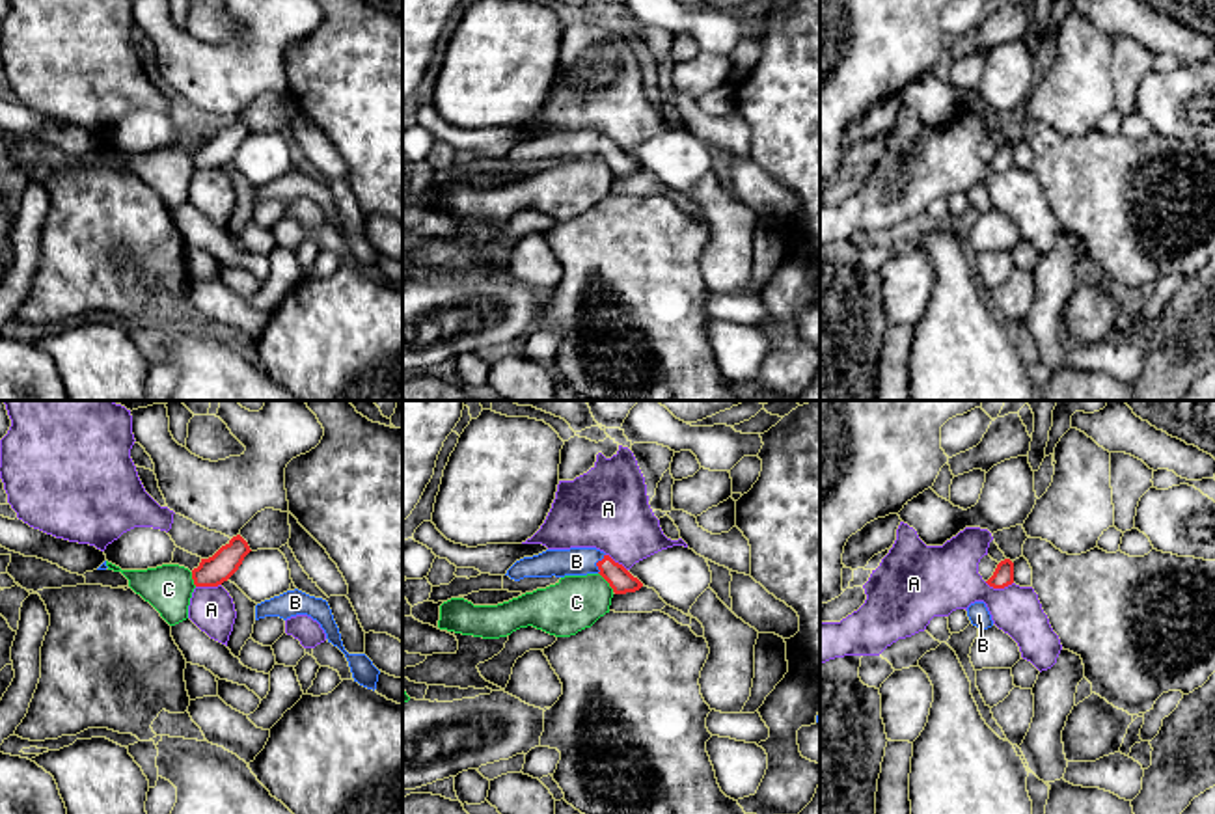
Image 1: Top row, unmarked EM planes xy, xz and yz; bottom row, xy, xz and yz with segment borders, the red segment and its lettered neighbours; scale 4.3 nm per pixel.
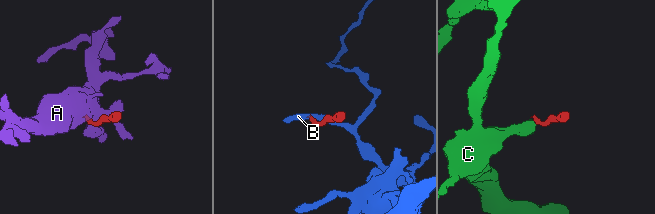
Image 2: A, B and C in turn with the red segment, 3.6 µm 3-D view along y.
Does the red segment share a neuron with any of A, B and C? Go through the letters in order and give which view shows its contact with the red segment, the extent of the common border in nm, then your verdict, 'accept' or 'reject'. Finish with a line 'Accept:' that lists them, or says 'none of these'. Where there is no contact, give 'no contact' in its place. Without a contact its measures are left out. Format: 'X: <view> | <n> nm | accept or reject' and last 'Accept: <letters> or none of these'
A: yz | 130 nm | reject
B: xz | 90 nm | reject
C: xz | 110 nm | reject
Accept: none of these

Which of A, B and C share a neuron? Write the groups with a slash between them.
A / B / C

